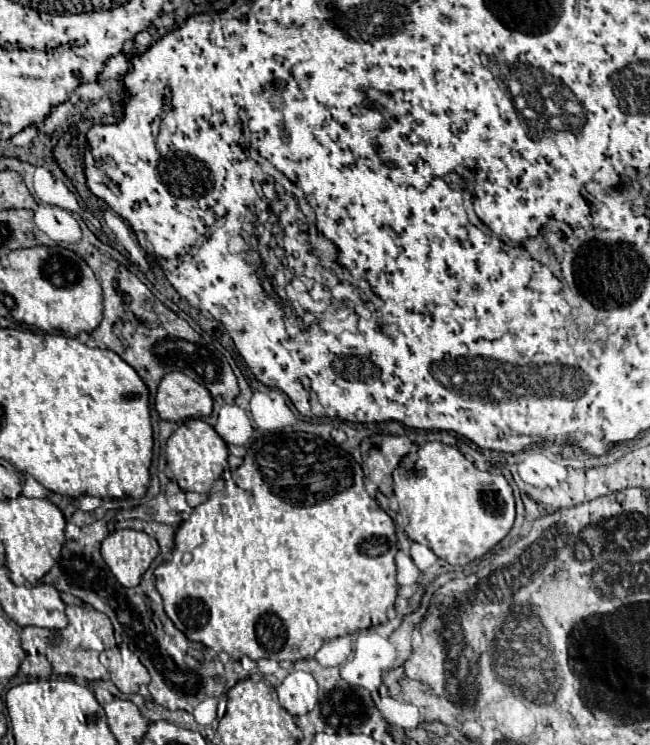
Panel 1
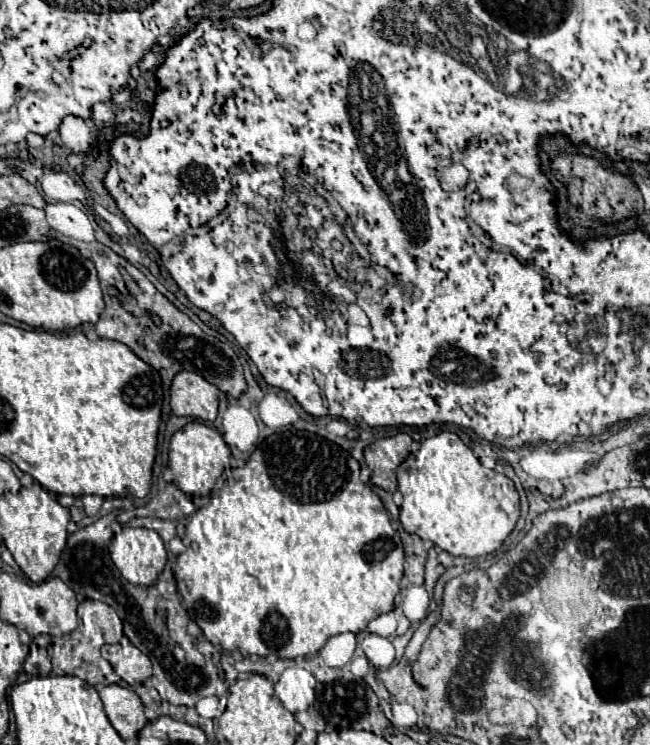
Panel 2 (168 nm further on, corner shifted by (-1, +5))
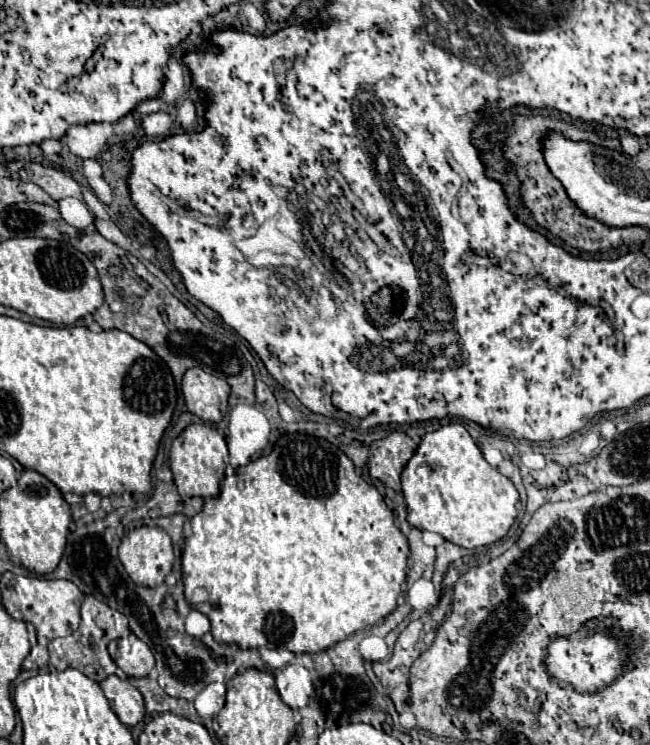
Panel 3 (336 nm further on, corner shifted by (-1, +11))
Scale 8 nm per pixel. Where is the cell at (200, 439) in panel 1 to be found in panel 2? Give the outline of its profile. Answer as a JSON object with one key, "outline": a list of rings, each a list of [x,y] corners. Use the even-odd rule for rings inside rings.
{"outline":[[[189,422],[185,428],[177,430],[169,444],[171,472],[175,474],[177,486],[189,496],[207,496],[213,490],[229,458],[231,458],[231,450],[223,442],[223,436],[213,426],[201,422]]]}

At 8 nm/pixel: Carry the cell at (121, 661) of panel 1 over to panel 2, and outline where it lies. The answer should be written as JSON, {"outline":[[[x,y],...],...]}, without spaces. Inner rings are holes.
{"outline":[[[127,638],[119,644],[103,646],[101,654],[129,686],[139,686],[151,678],[151,660]]]}

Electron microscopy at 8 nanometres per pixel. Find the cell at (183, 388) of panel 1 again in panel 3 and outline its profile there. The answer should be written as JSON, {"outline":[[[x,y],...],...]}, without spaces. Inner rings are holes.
{"outline":[[[189,368],[183,376],[185,406],[191,414],[205,422],[217,424],[223,420],[227,412],[229,392],[231,386],[225,380],[207,374],[201,368]]]}

